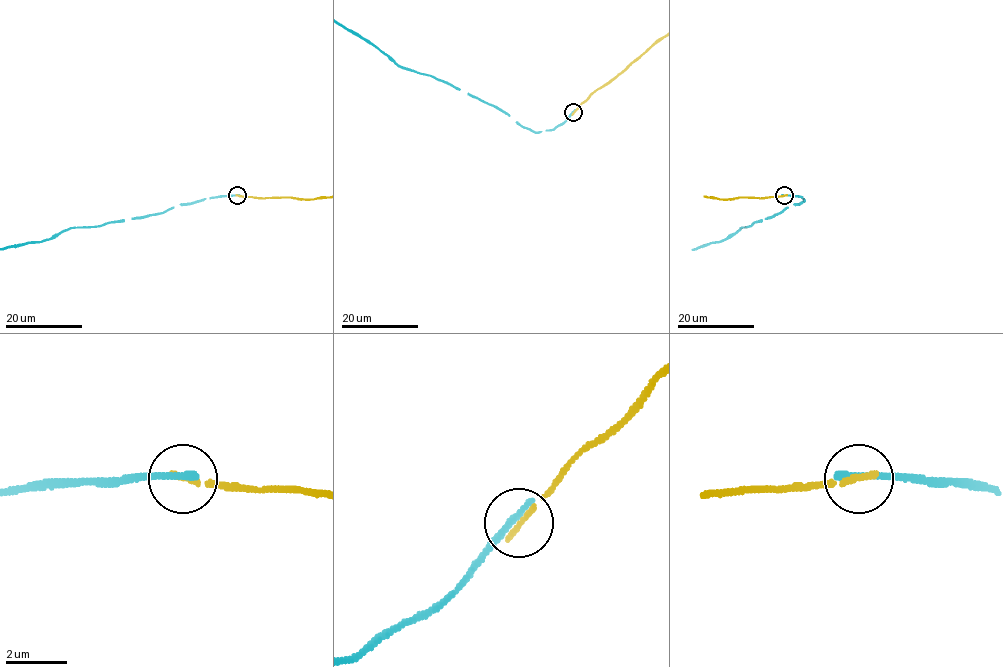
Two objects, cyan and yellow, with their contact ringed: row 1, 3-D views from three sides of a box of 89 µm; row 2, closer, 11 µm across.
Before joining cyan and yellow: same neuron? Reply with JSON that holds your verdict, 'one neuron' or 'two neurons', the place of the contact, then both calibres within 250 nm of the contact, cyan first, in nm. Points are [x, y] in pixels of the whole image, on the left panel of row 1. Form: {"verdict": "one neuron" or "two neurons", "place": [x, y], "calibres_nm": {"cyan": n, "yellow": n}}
{"verdict": "two neurons", "place": [237, 195], "calibres_nm": {"cyan": 280, "yellow": 220}}

